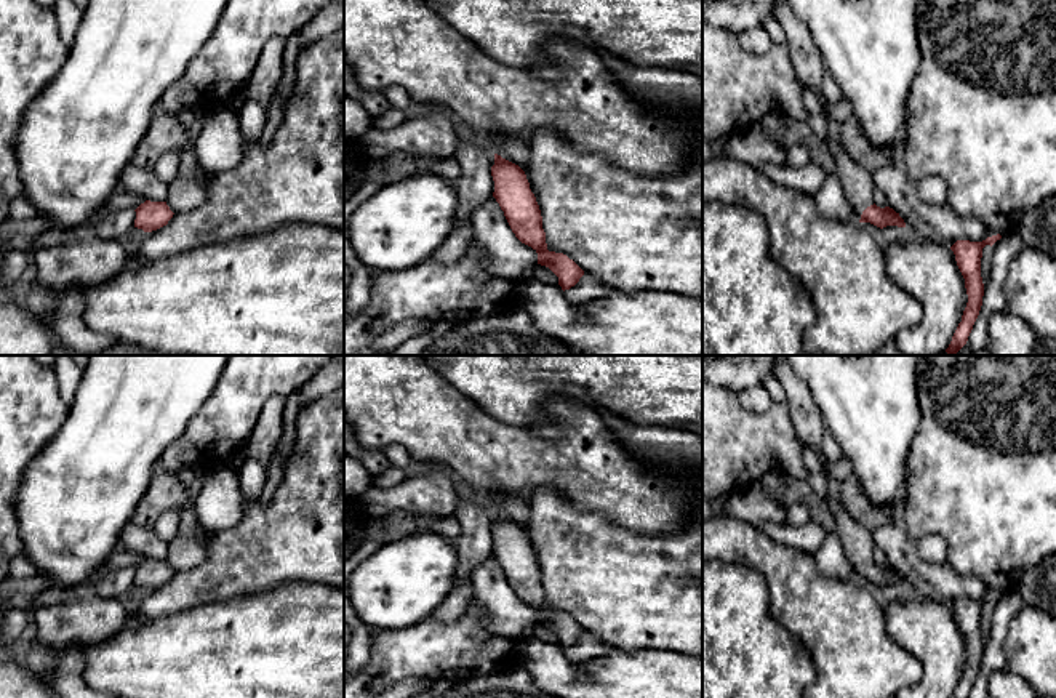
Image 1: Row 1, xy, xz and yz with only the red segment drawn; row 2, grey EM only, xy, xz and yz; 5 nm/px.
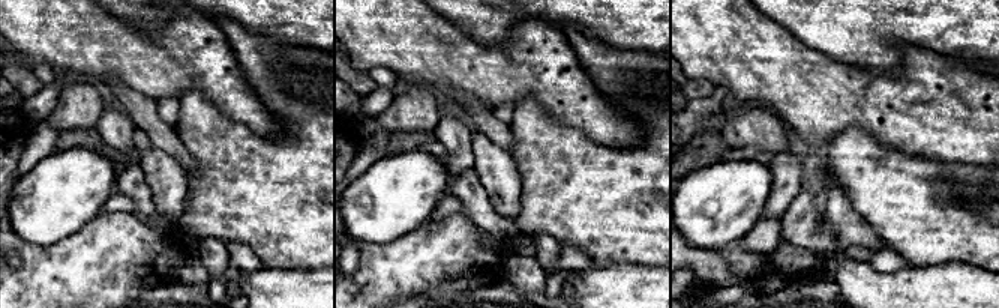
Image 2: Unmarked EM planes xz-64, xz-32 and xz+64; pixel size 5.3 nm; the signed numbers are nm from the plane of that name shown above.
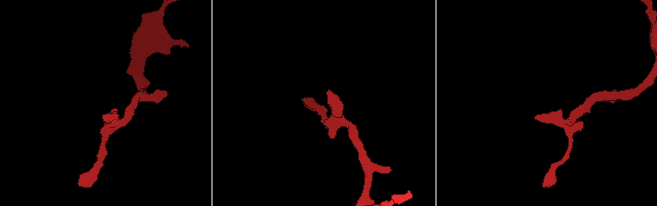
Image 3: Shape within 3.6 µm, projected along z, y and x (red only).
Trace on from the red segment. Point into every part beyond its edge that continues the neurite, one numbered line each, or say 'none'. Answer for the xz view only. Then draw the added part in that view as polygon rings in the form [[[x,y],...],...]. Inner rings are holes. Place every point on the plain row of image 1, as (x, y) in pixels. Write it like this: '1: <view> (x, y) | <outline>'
none

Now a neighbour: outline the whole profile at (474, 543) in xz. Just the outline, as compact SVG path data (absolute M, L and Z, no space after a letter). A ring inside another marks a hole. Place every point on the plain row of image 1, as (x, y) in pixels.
M461 496L454 519L461 525L459 535L453 540L459 564L456 570L456 586L470 581L475 567L493 554L494 540L491 535L493 511L477 498Z

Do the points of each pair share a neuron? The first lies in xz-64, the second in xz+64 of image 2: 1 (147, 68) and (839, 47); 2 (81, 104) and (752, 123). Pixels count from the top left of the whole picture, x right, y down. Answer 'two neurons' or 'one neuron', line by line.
1: two neurons
2: one neuron

